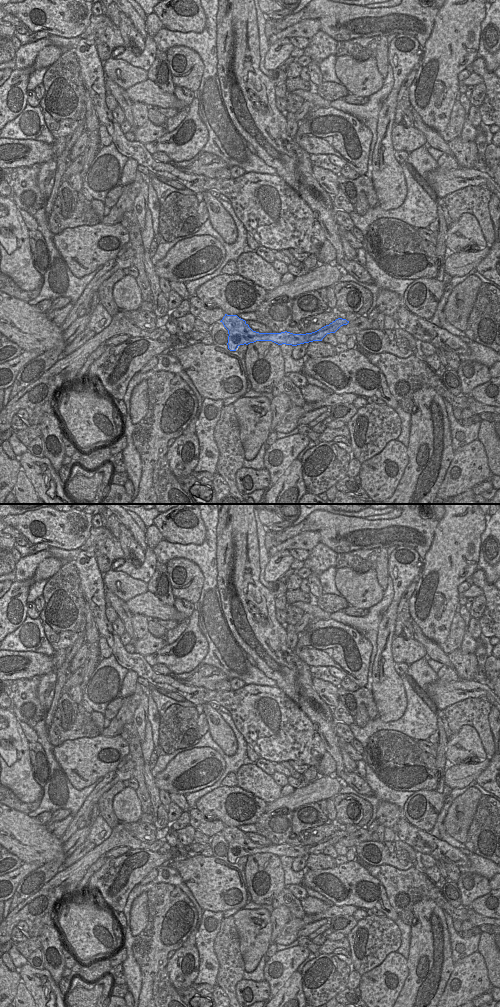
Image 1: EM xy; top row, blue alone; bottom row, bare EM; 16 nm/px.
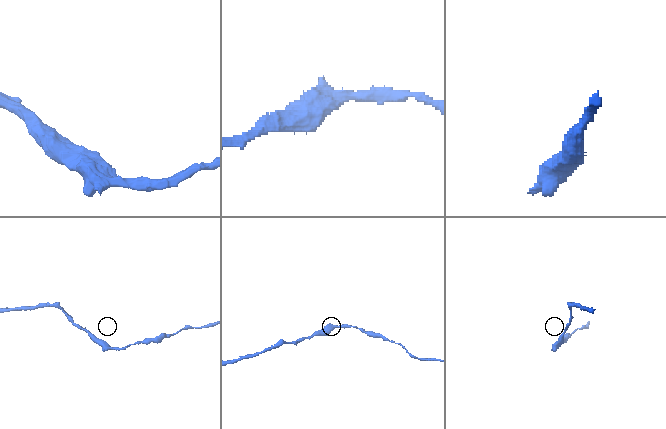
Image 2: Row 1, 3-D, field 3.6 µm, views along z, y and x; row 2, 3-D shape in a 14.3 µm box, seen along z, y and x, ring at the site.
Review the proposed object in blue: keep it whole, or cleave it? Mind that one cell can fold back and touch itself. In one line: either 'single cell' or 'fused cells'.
single cell

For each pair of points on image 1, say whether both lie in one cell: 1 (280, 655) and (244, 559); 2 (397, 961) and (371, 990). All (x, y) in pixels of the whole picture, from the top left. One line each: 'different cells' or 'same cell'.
1: same cell
2: same cell

